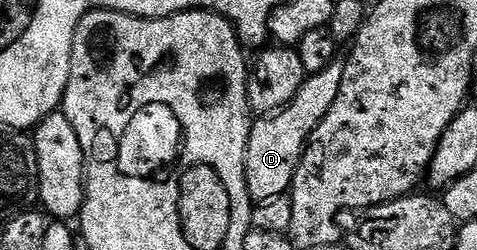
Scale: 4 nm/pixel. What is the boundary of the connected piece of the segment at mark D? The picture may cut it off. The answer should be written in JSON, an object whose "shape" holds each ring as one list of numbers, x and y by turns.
{"shape":[[340,59,330,63,326,71,307,74,302,87,298,87,298,95,294,95,289,105,274,114,253,120,244,152,244,178,253,202,274,199,291,190,304,145,318,123,326,119,330,107,334,107,334,99,338,99,338,87,342,87,343,74,344,61]]}

